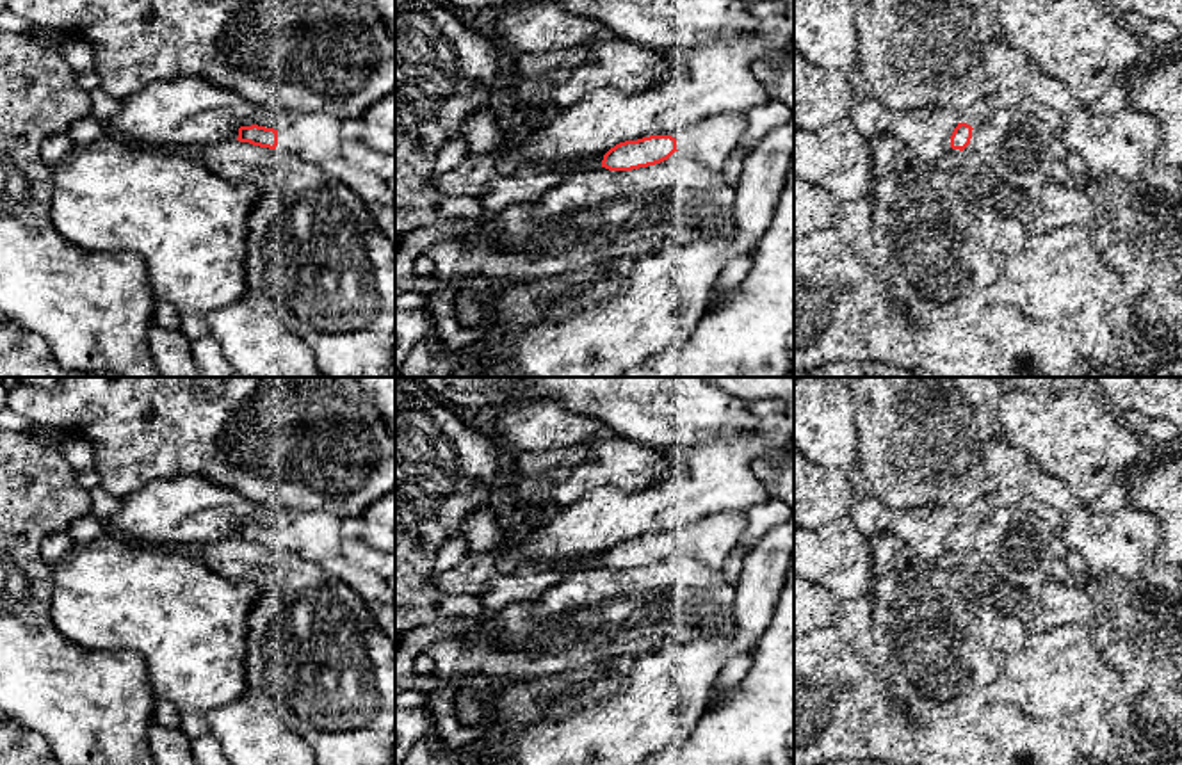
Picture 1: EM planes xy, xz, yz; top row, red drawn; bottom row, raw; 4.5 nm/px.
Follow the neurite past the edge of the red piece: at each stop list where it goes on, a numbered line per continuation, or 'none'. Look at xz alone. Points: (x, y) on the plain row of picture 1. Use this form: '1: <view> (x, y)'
1: xz (711, 539)

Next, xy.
1: xy (315, 538)

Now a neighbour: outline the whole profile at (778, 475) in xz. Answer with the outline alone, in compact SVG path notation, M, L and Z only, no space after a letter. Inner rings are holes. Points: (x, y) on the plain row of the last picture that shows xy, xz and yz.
M794 439L780 461L757 459L755 473L773 489L774 498L794 509Z

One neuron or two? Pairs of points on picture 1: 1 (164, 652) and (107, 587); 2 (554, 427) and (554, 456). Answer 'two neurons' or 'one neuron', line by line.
1: one neuron
2: two neurons

